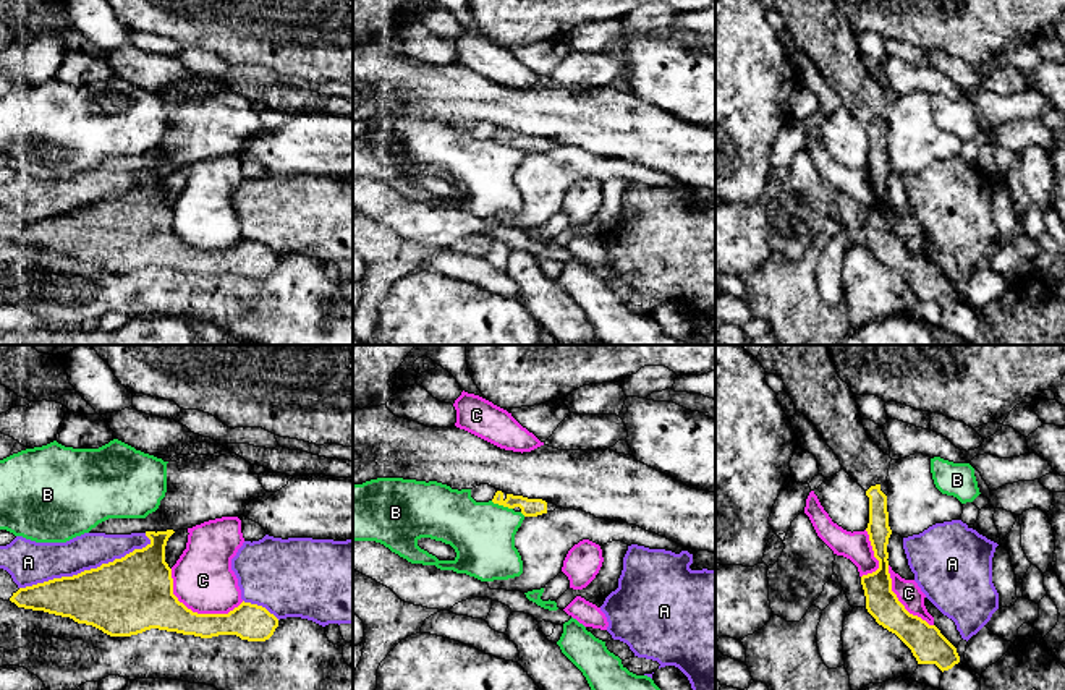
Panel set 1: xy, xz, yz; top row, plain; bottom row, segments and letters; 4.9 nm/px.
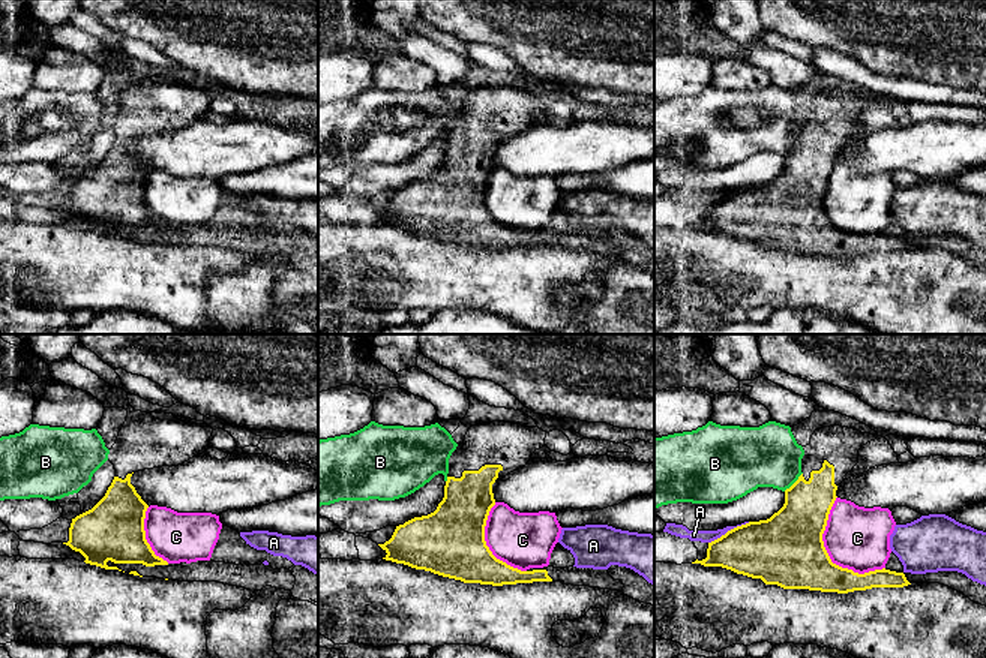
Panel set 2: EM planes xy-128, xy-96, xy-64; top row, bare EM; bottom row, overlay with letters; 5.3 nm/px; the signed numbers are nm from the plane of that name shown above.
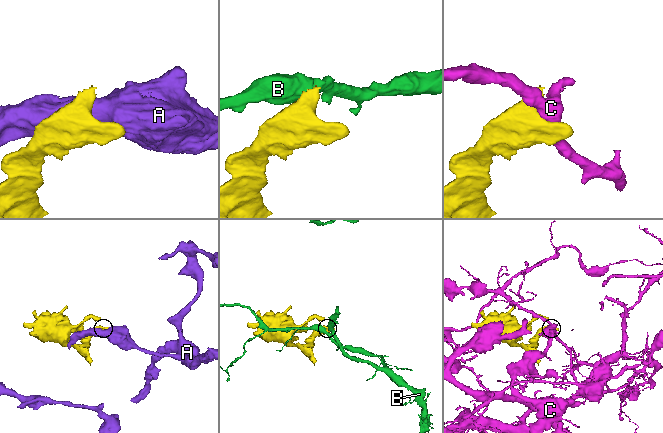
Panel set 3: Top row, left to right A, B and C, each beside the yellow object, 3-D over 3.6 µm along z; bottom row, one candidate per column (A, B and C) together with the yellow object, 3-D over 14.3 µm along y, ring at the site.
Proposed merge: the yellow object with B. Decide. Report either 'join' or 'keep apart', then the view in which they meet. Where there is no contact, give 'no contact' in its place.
keep apart; meets yellow in xz

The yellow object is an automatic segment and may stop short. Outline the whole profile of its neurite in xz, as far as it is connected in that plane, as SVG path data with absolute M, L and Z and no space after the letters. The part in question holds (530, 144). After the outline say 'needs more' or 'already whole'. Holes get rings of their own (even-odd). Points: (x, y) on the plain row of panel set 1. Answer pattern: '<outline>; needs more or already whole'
M497 128L494 141L513 146L515 149L521 149L524 154L537 154L547 149L554 149L557 146L555 141L545 139L542 136L528 136L523 133L513 133L502 128Z; needs more

